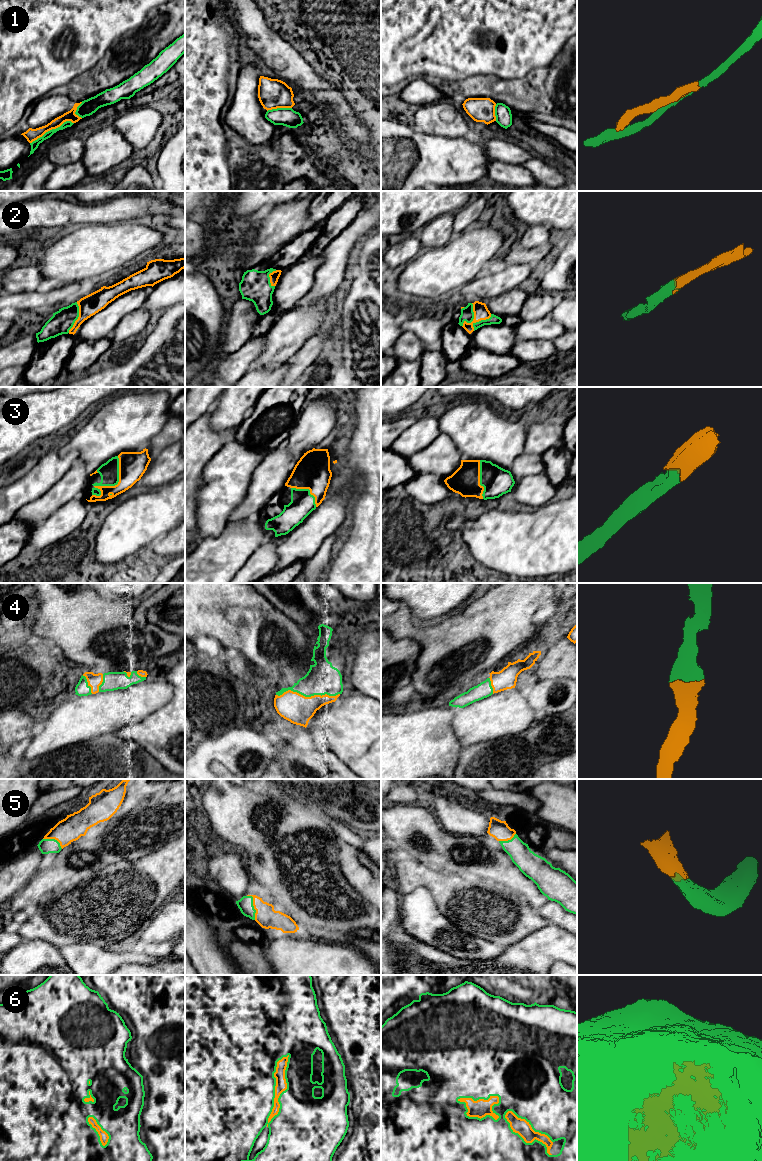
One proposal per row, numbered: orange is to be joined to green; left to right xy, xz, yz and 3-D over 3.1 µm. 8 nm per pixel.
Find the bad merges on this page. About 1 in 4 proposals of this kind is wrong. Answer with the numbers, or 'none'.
1

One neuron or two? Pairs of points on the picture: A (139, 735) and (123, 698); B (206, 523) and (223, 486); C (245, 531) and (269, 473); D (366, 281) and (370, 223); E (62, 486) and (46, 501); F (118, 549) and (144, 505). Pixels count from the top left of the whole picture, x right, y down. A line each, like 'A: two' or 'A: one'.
A: two
B: one
C: two
D: two
E: one
F: one

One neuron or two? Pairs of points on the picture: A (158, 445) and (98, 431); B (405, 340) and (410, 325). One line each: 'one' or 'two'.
A: two
B: two

